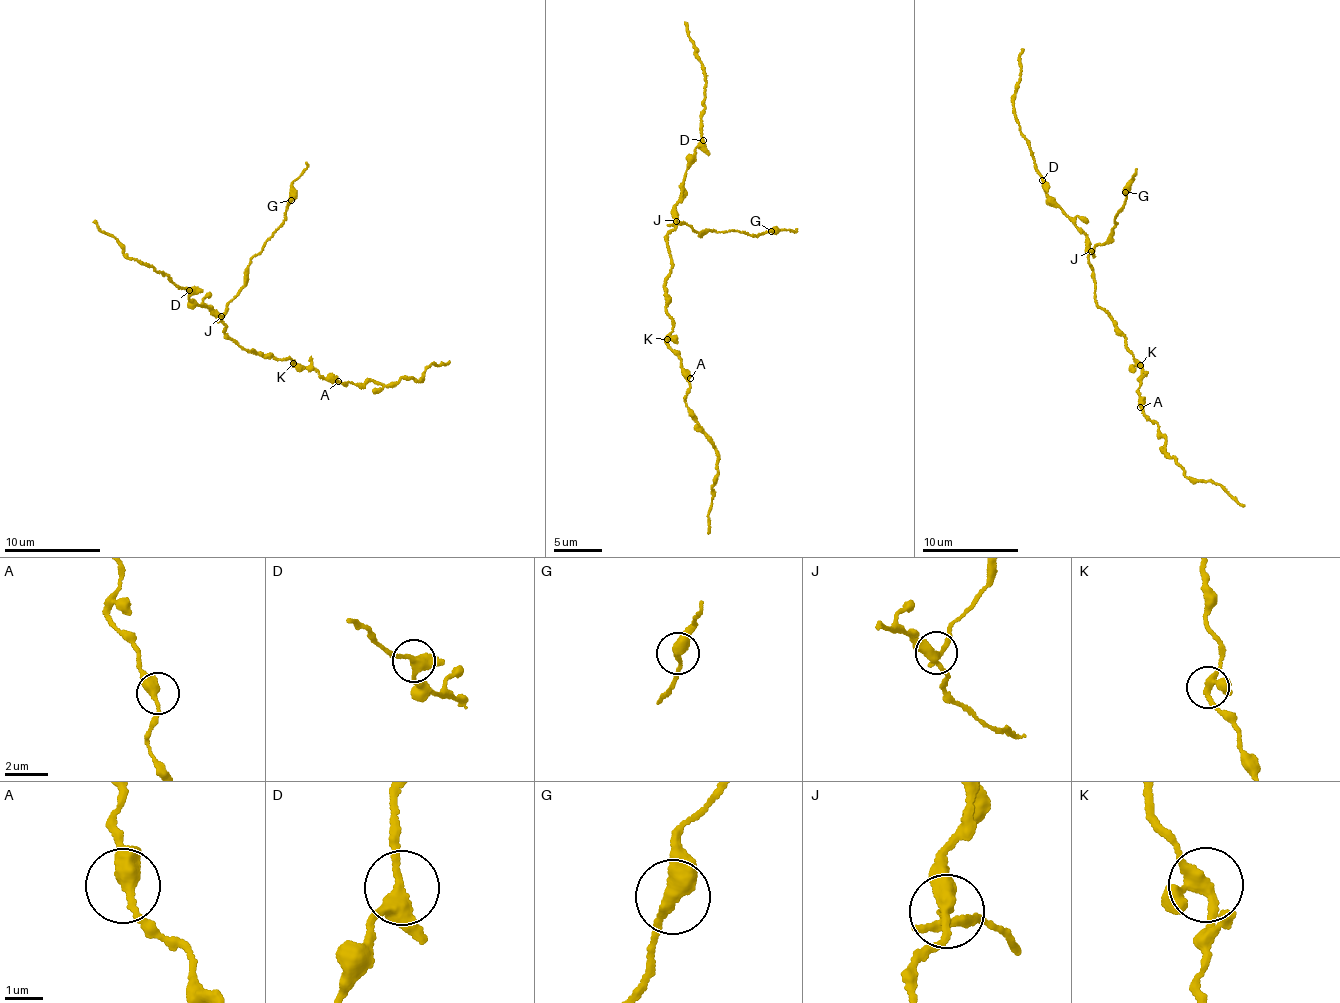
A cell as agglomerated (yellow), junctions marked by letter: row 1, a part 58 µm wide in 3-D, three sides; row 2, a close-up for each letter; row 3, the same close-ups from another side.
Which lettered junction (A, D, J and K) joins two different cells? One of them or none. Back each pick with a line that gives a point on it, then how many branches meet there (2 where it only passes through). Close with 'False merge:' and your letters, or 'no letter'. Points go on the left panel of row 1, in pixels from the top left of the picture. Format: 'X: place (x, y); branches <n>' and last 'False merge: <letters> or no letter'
J: place (221, 316); branches 3
False merge: J

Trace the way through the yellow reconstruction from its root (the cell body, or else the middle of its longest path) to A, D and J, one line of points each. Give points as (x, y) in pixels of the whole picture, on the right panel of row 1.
A: (1103, 309), (1116, 321), (1139, 366), (1140, 407)
D: (1103, 309), (1098, 307), (1091, 264), (1087, 263), (1085, 234), (1066, 216), (1042, 180)
J: (1103, 309), (1098, 307), (1091, 264), (1087, 263), (1090, 250)

